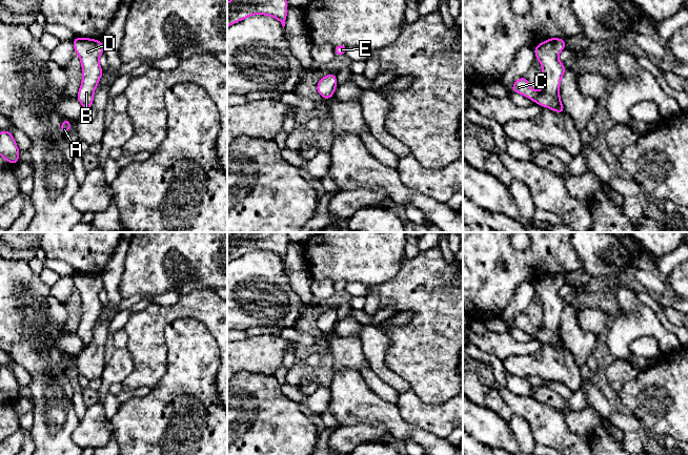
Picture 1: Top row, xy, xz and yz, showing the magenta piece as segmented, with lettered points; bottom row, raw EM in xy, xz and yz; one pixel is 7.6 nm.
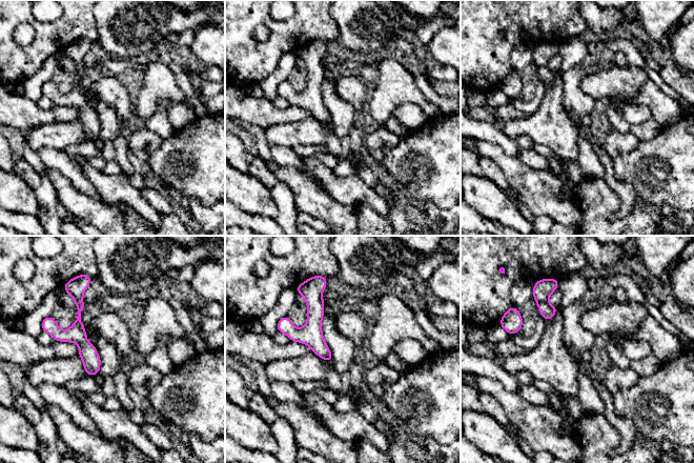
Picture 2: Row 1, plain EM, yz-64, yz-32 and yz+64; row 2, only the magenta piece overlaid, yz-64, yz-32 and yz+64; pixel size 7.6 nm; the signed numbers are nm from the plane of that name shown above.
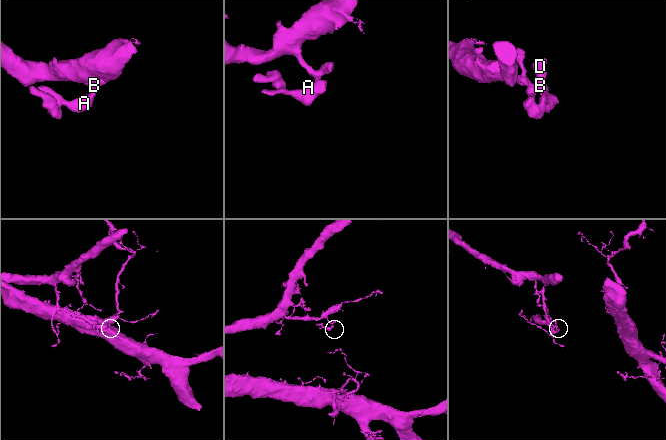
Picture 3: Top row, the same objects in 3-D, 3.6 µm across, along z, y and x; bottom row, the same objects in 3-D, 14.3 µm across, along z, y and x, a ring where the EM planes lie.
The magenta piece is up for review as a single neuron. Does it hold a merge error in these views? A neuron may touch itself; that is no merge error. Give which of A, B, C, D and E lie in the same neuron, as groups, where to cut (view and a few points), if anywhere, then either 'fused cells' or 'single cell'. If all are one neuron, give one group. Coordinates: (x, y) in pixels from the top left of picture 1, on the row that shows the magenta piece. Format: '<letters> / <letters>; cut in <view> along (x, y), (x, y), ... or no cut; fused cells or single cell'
A B C D E; no cut; single cell

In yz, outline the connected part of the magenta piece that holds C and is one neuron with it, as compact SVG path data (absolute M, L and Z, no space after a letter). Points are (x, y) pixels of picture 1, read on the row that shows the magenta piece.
M550 38L534 46L535 59L542 65L543 87L541 90L534 91L527 79L522 77L513 83L512 92L519 92L558 113L566 111L560 99L560 82L566 67L558 59L564 48L566 48L565 40L560 38Z

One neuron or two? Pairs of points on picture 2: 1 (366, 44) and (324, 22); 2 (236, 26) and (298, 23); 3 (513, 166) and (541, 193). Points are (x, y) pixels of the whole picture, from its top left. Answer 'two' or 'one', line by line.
1: two
2: one
3: one

